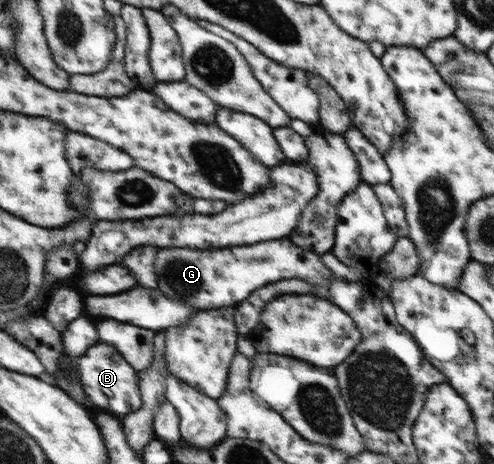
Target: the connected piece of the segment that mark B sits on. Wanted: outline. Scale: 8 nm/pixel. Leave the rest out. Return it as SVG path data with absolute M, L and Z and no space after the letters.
M98 341L77 357L77 362L83 392L94 410L107 411L121 418L143 406L141 376L132 364L127 363L118 348Z

